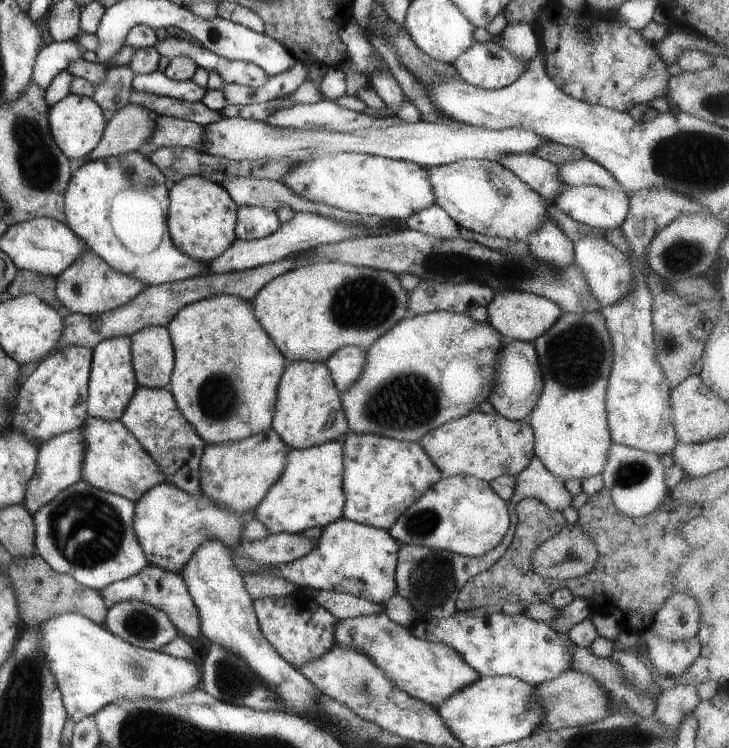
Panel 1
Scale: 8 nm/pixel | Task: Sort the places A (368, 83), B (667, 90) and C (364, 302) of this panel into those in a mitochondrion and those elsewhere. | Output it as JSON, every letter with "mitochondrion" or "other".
{"A":"other","B":"other","C":"mitochondrion"}

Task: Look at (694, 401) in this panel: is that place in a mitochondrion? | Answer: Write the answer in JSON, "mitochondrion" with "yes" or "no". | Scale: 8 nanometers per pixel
{"mitochondrion":"no"}

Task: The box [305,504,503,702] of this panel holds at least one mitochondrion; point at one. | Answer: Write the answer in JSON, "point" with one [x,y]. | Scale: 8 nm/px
{"point":[429,581]}

